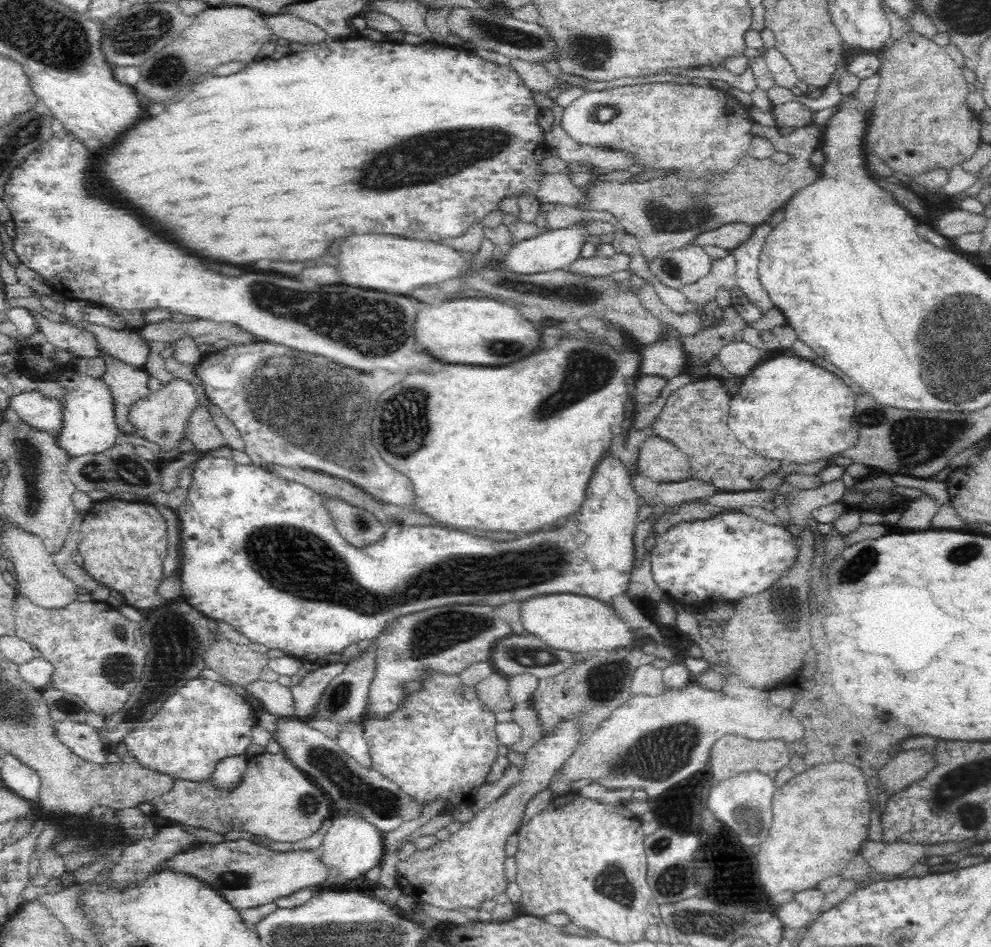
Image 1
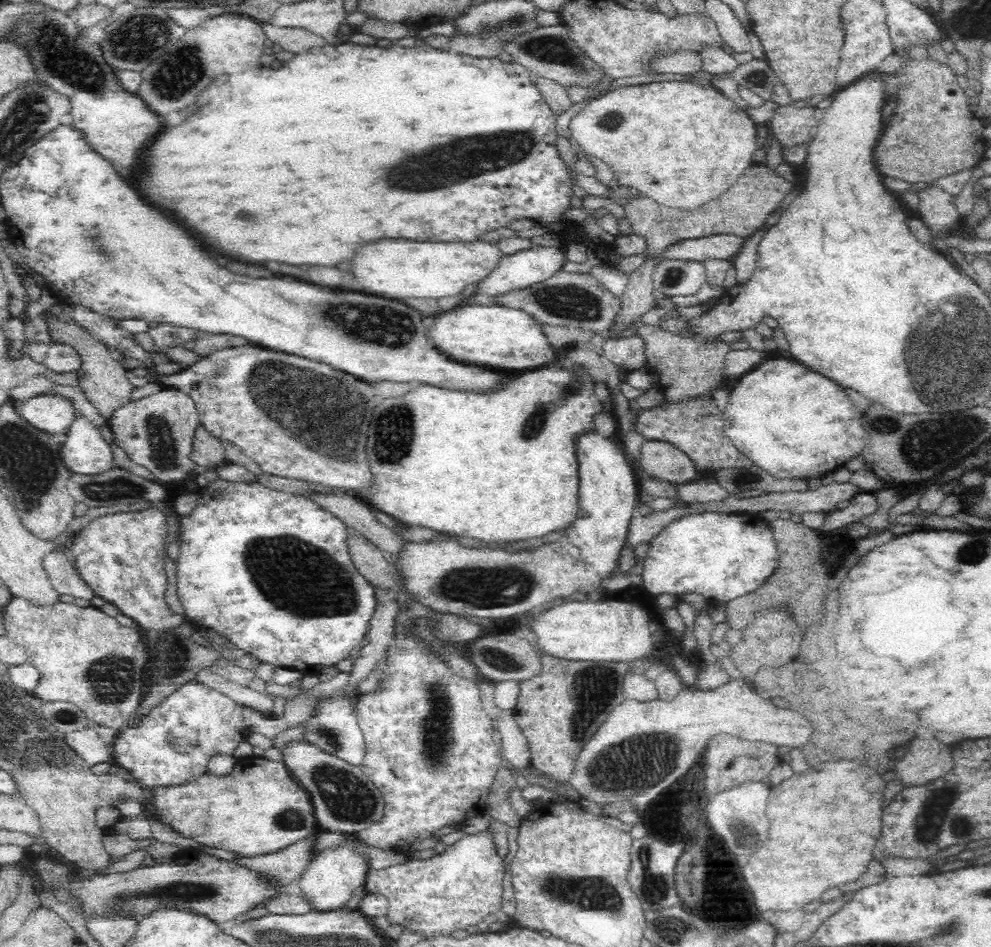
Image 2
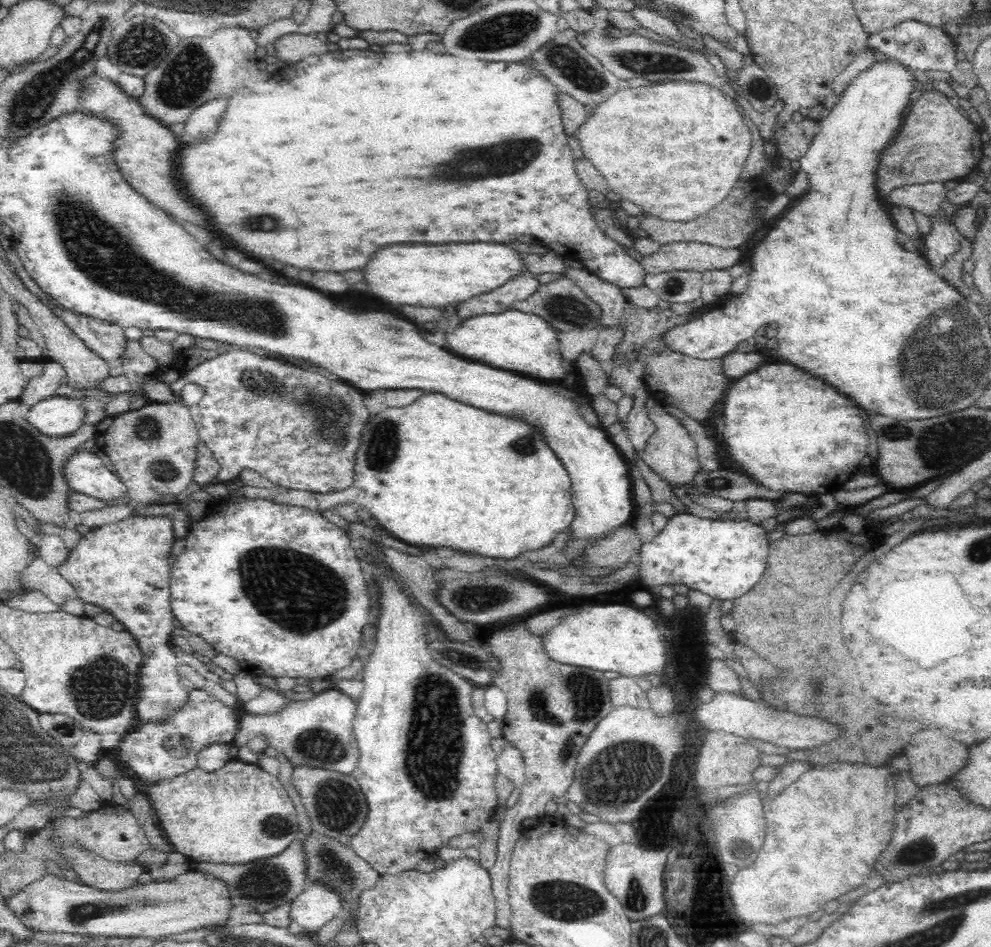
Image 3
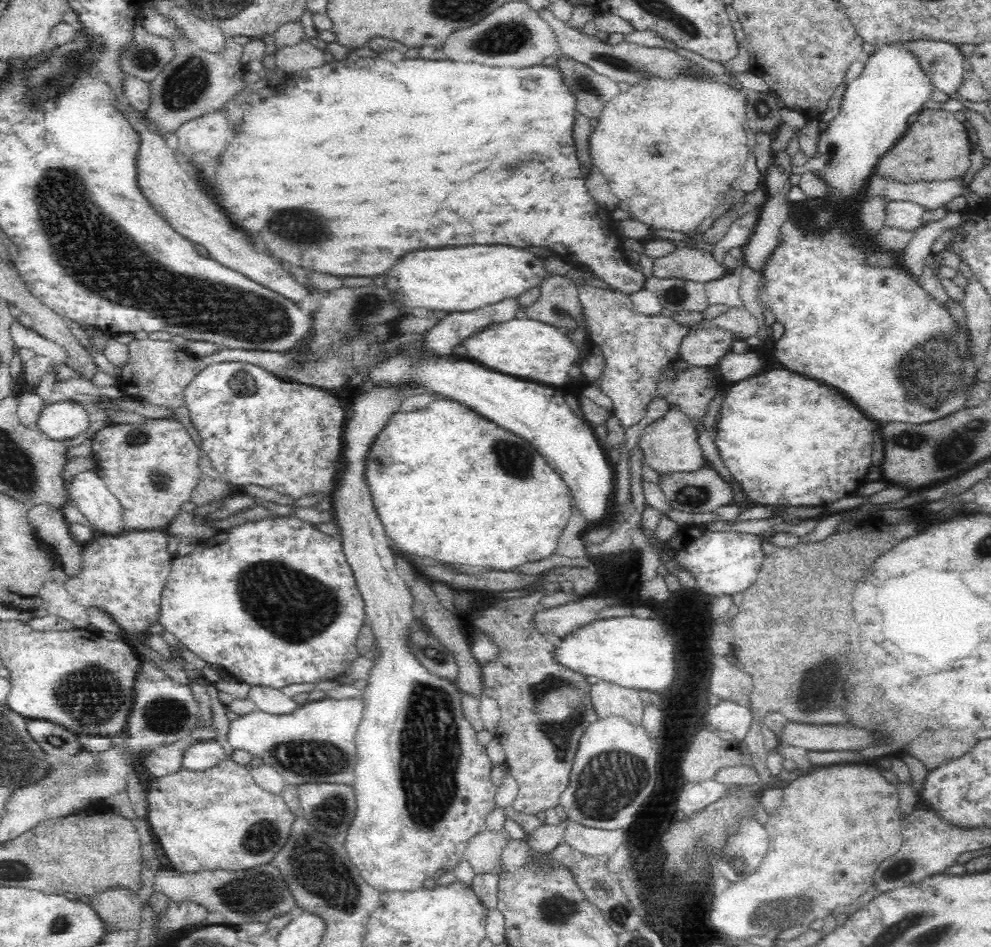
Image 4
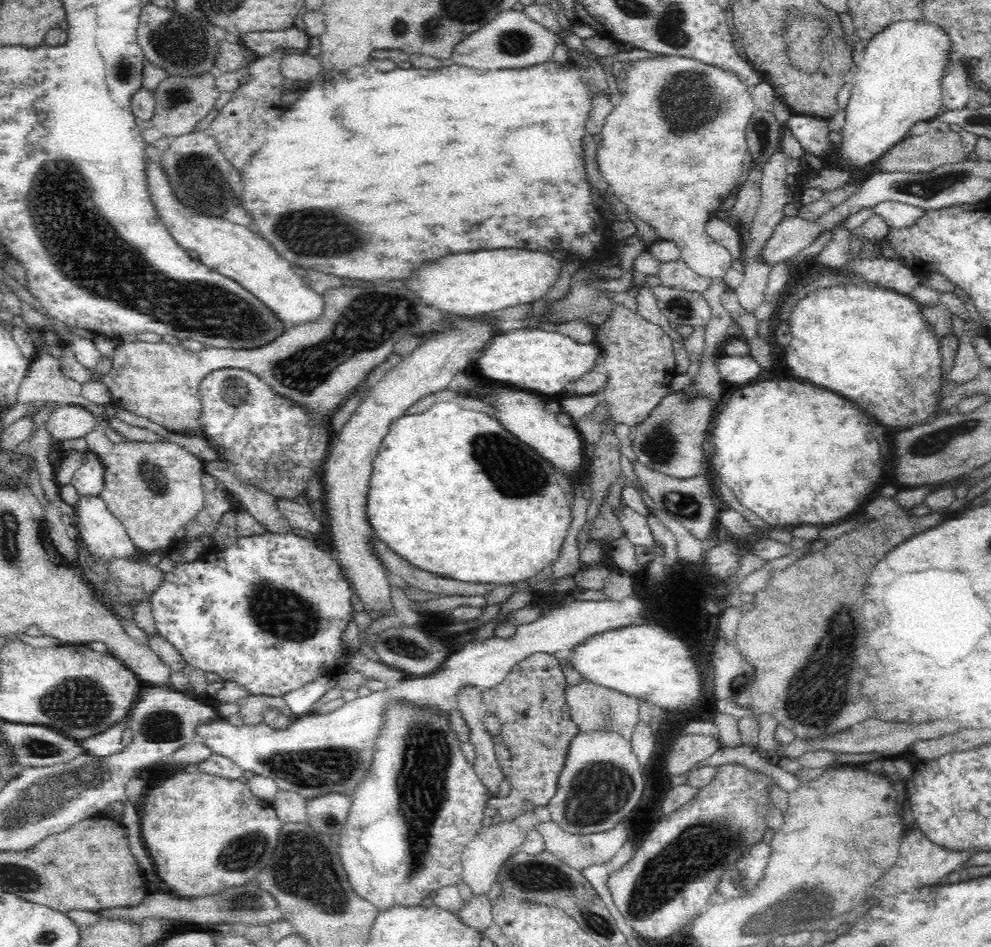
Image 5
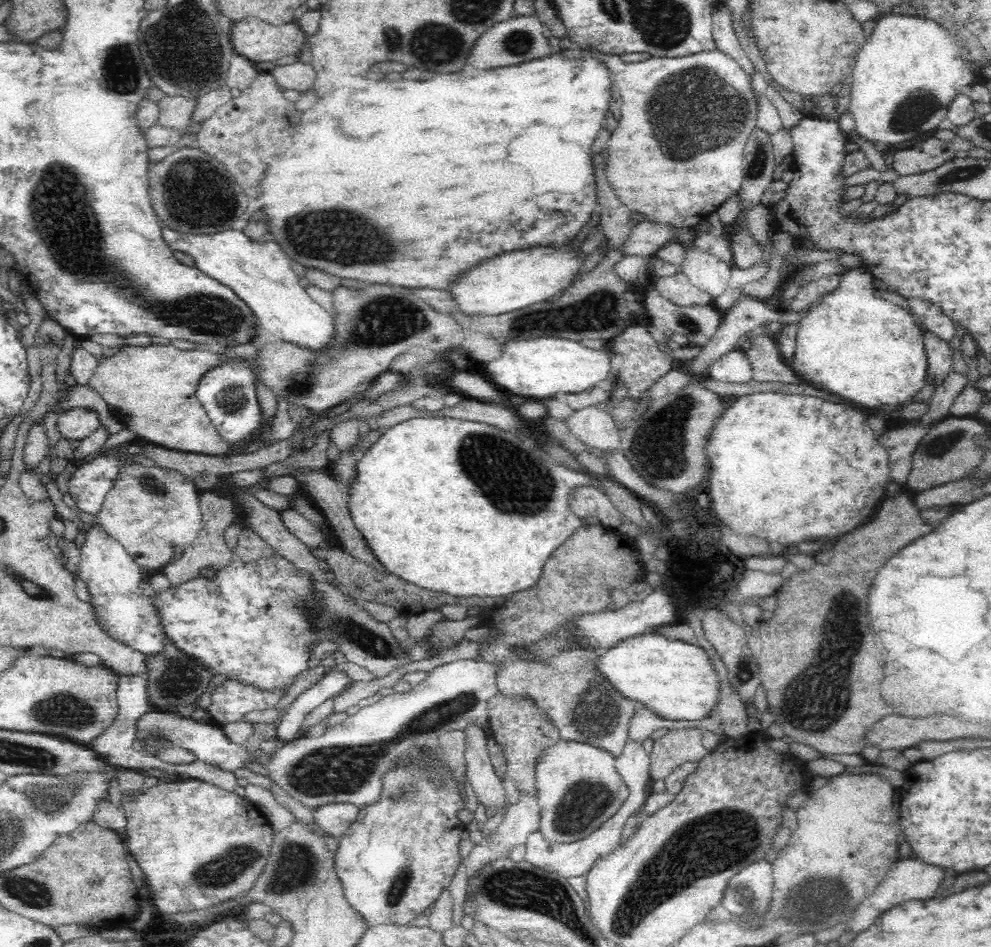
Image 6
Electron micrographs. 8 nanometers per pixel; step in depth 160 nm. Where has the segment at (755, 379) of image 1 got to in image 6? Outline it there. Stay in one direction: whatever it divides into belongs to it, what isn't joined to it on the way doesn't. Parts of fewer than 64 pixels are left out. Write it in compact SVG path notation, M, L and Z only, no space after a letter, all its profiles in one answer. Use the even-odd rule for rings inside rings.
M756 392L756 394L744 394L738 396L729 408L723 410L717 418L706 440L705 454L709 459L708 475L703 489L712 502L712 511L721 520L721 524L730 525L736 529L736 533L742 535L756 534L762 538L778 540L780 544L796 544L800 540L816 540L816 538L838 538L840 534L846 534L854 530L858 524L864 524L869 520L868 516L874 512L878 502L884 498L884 490L892 481L889 472L889 456L886 450L878 444L878 438L874 436L866 416L858 410L854 410L848 404L842 402L830 402L816 396L804 396L804 394L780 394L780 392ZM866 508L866 514L860 514L860 510Z

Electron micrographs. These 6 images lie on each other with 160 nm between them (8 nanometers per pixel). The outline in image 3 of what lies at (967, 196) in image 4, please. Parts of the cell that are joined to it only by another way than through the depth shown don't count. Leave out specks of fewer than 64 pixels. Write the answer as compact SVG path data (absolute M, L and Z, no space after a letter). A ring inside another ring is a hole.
M944 182L908 184L890 191L889 203L893 206L909 207L926 216L936 214L940 201L947 196Z

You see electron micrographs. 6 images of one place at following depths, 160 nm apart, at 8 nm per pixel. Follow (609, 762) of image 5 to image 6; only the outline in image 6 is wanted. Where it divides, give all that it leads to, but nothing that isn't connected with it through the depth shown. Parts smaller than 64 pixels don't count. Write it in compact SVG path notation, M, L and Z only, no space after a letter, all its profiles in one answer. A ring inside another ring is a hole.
M562 740L550 746L538 762L536 768L536 789L540 805L540 831L552 842L576 842L598 830L604 822L608 822L630 796L630 787L622 779L616 768L616 757L612 751L576 740Z

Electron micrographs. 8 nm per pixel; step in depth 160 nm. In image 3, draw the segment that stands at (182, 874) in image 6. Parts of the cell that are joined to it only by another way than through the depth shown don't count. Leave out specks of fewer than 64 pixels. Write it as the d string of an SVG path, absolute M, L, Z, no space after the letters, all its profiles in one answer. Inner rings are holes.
M236 758L216 772L204 771L198 767L178 778L158 782L148 790L148 798L154 816L158 817L159 826L162 826L164 838L176 847L176 852L192 863L252 863L280 854L301 833L298 811L279 776L262 770L257 764Z

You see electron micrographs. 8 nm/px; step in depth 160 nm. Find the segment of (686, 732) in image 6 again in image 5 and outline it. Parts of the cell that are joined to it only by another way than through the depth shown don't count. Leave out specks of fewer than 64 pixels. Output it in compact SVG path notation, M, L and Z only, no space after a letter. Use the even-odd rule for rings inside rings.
M690 734L680 736L666 756L666 771L671 787L688 780L688 772L712 758L720 750L720 741L712 736Z

